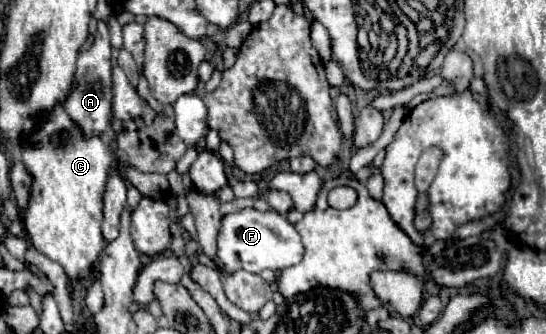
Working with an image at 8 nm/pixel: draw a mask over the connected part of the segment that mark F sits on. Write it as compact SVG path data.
M245 208L233 214L223 216L219 236L217 236L217 256L209 258L201 248L195 252L195 262L213 270L223 270L225 274L233 274L237 270L247 270L261 274L263 270L285 270L303 258L303 244L295 226L275 210L259 212L255 208Z

